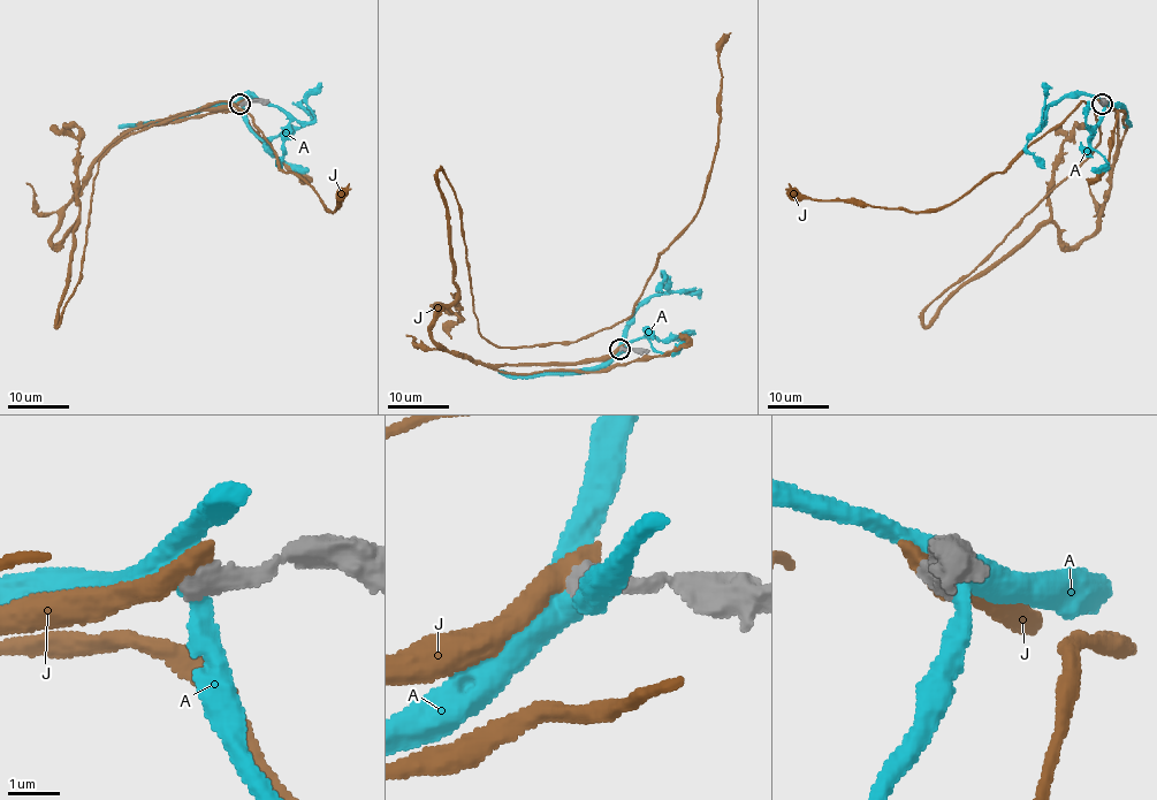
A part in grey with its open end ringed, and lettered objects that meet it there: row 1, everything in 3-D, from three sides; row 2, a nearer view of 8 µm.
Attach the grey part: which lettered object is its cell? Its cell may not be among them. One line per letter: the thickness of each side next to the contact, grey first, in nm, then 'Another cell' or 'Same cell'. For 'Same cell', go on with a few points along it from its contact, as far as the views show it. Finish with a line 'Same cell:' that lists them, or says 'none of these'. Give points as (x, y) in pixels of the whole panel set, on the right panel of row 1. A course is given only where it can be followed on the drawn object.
A: Thickness 420 nm (grey) against 420 nm. Another cell
J: Thickness 440 nm (grey) against 460 nm. Another cell
Same cell: none of these

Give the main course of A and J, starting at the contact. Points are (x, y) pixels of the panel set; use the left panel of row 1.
A: (242, 105), (246, 93), (255, 93), (301, 121), (311, 121), (314, 119), (306, 98), (321, 83)
J: (242, 103), (97, 161), (51, 235), (77, 223), (58, 326), (131, 134), (236, 105), (333, 212), (351, 189)

